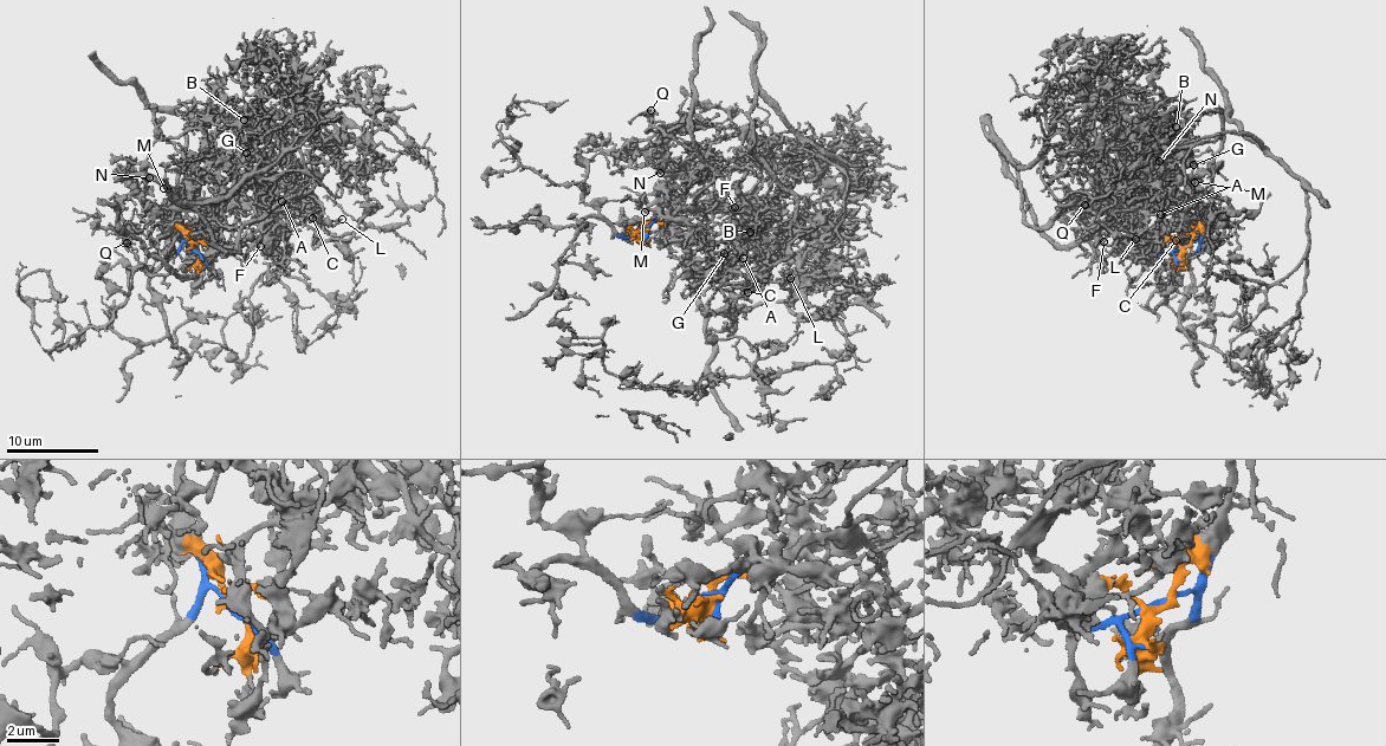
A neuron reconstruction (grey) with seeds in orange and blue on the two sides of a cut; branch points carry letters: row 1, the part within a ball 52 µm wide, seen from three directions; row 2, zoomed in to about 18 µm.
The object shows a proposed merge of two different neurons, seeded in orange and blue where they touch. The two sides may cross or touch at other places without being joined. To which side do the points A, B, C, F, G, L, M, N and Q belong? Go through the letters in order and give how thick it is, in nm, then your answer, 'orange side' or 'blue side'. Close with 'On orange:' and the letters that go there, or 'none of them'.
A: 120 nm | orange side
B: 100 nm | orange side
C: 200 nm | orange side
F: 100 nm | orange side
G: 120 nm | orange side
L: 90 nm | orange side
M: 130 nm | orange side
N: 120 nm | orange side
Q: 170 nm | orange side
On orange: A, B, C, F, G, L, M, N, Q

